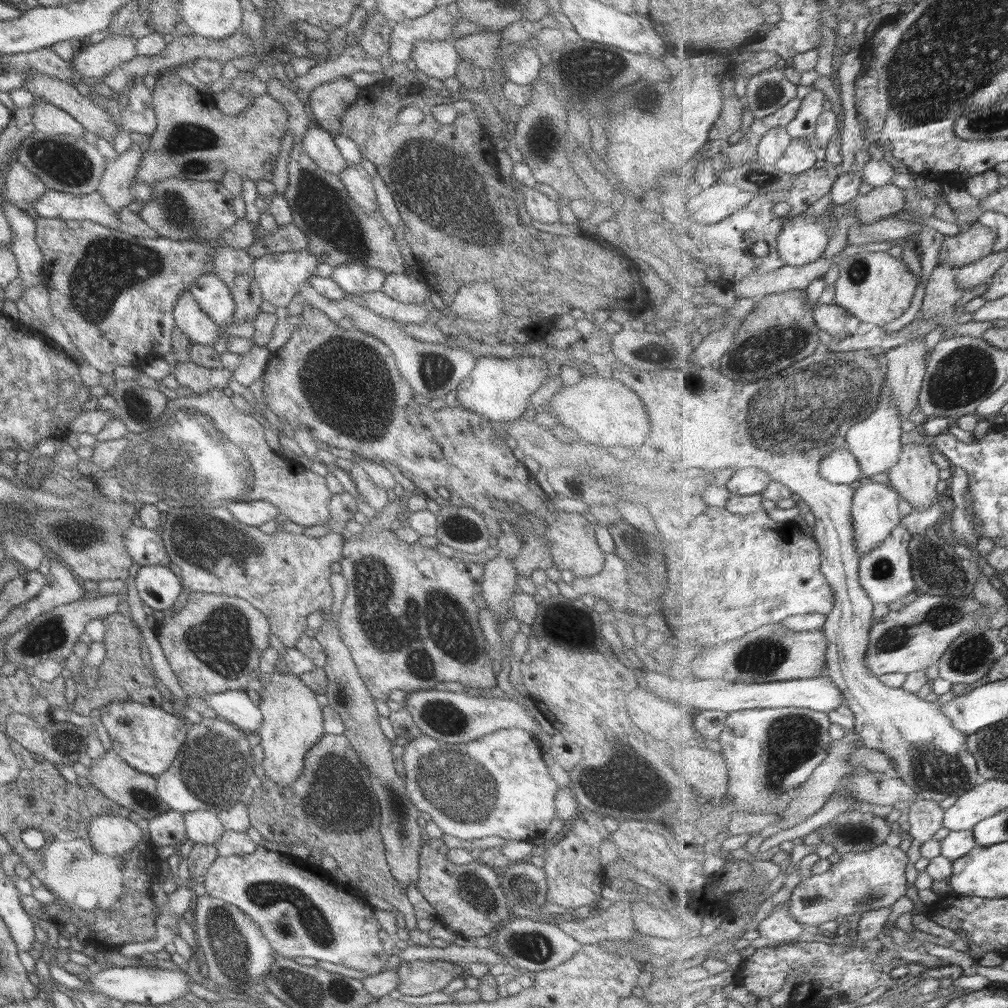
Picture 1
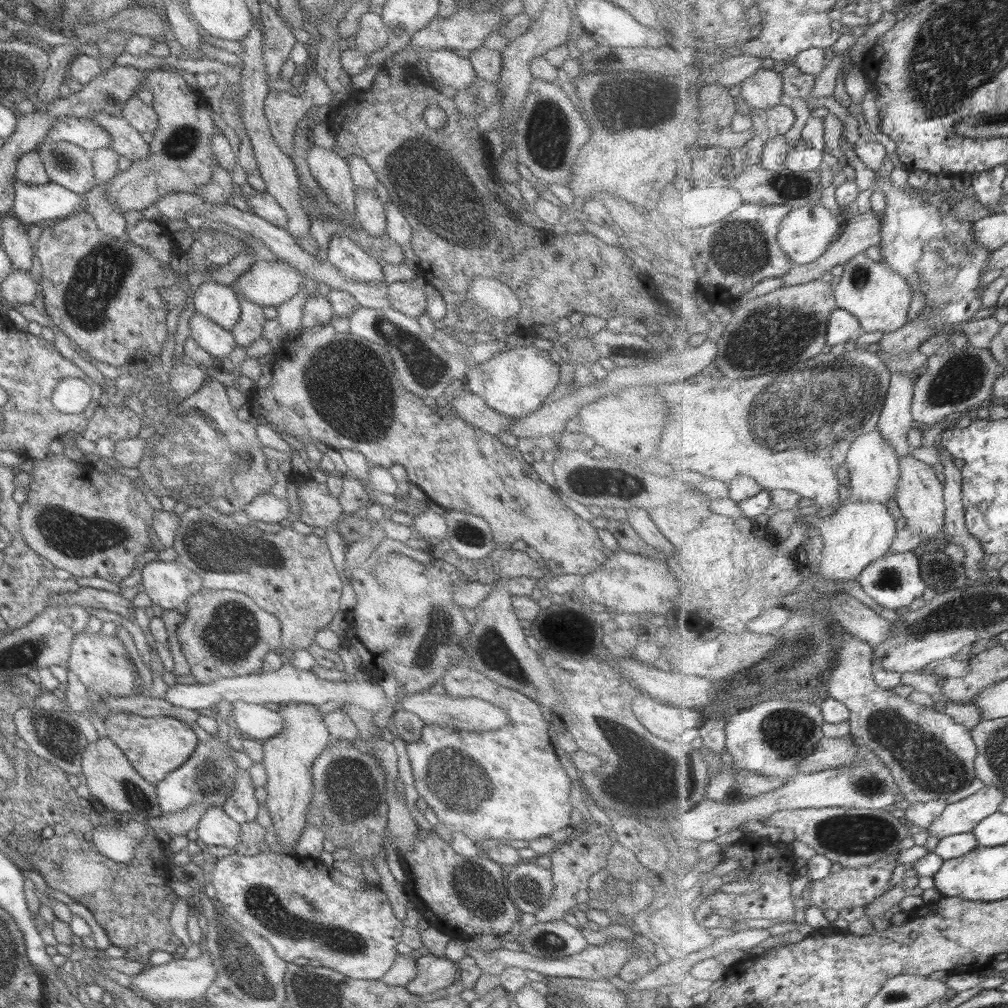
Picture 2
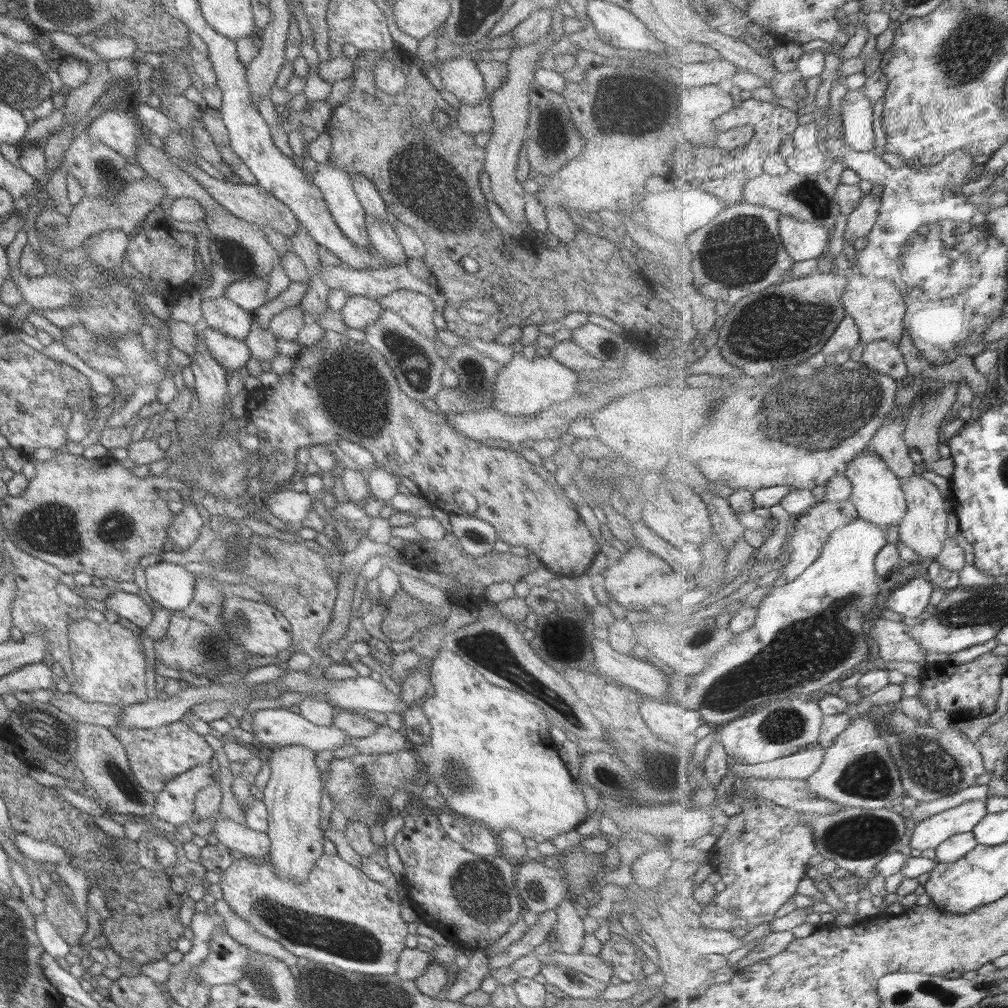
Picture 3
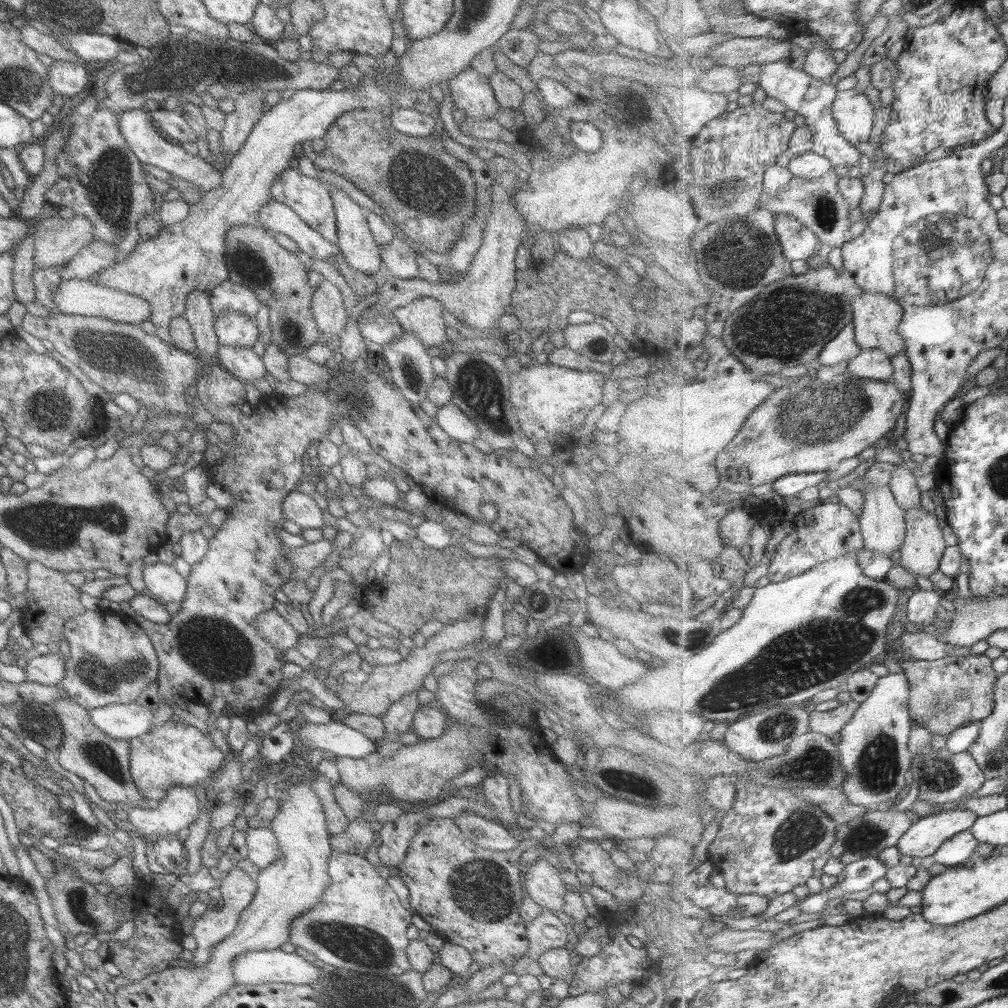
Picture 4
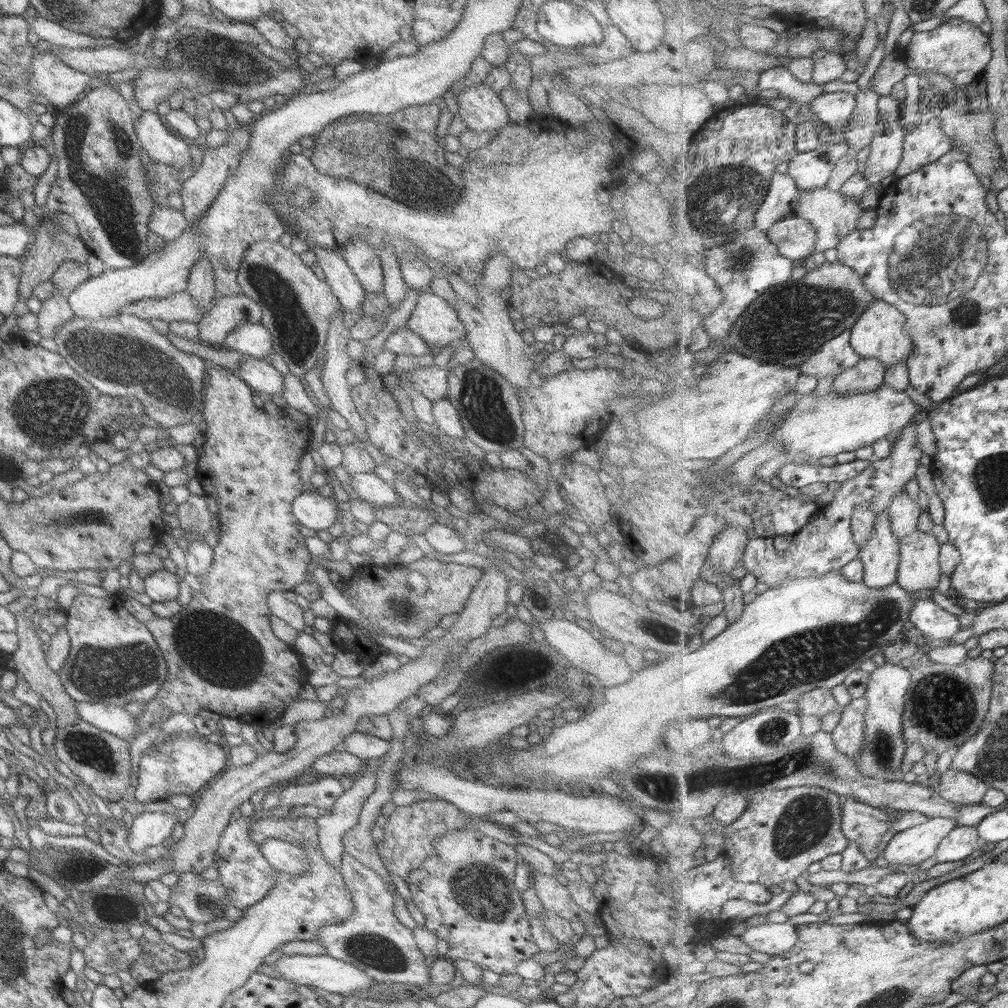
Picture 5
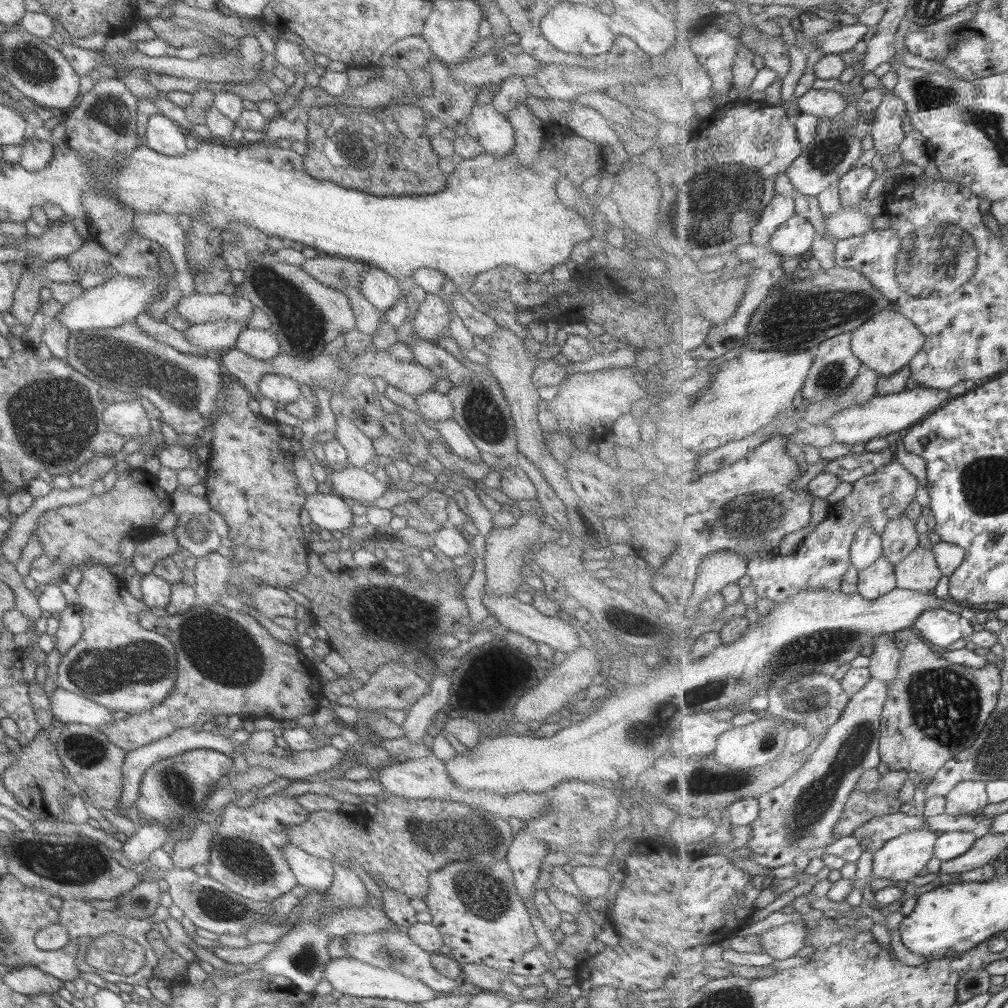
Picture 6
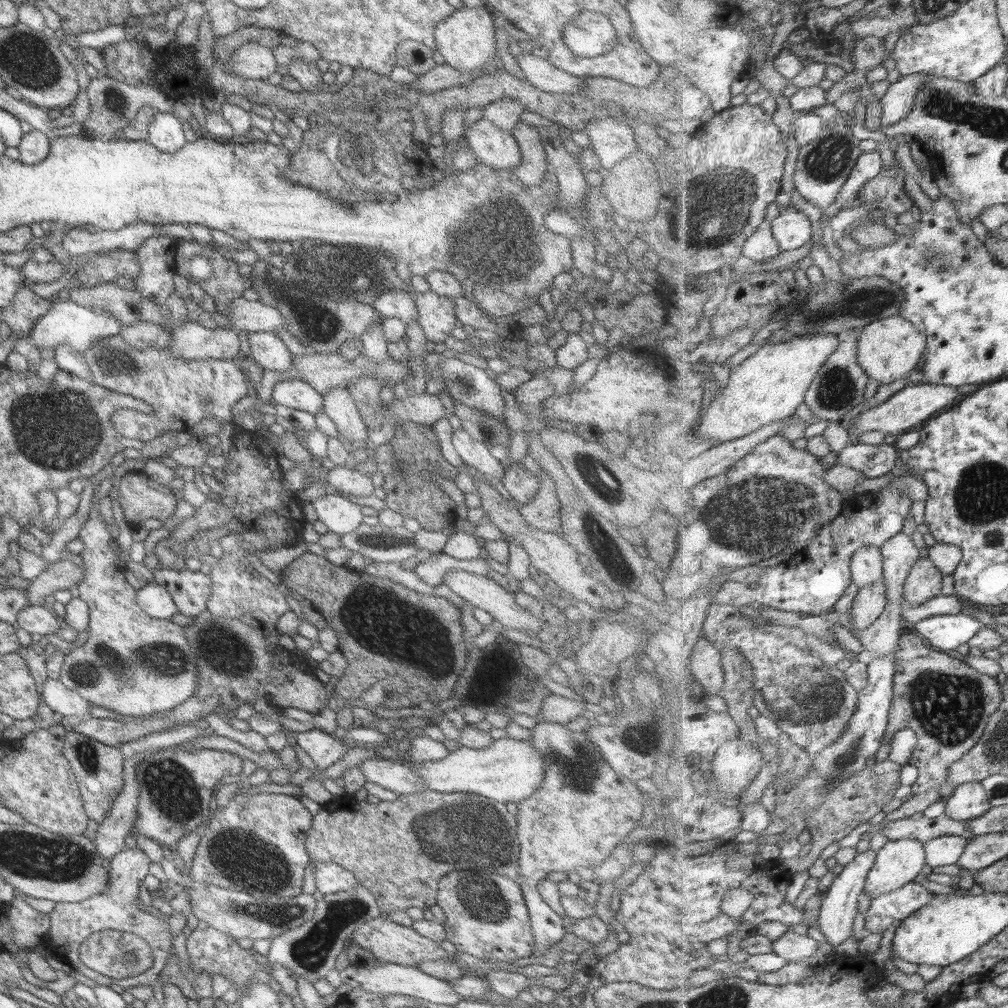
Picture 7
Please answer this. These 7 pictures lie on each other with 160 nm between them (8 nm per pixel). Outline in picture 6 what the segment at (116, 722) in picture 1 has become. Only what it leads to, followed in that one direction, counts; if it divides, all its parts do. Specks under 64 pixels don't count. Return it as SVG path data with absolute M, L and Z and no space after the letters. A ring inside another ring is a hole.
M201 748L157 760L144 770L138 785L139 799L134 807L140 822L159 825L169 833L180 825L185 813L202 812L217 780L229 773L231 766L232 760L227 755Z

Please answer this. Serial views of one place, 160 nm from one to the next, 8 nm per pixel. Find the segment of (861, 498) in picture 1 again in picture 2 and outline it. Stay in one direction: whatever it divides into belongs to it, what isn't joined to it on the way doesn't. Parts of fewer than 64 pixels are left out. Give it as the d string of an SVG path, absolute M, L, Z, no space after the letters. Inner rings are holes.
M850 500L843 503L832 515L819 517L818 515L807 516L807 522L817 528L822 537L822 554L818 563L818 574L820 578L838 581L858 581L860 574L876 560L883 558L893 546L897 538L897 519L891 515L889 508L880 502L861 502Z

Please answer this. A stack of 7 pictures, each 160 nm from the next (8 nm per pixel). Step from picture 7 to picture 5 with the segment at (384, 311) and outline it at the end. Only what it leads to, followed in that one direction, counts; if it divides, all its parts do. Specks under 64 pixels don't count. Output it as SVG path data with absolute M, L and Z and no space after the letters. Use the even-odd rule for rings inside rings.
M352 238L341 255L364 292L382 292L382 268L373 248L360 238Z

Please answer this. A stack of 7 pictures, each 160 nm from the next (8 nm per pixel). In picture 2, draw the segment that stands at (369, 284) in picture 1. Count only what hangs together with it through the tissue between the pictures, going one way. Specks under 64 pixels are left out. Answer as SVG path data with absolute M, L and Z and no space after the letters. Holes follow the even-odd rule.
M332 234L327 242L327 257L324 260L349 280L383 281L381 266L376 258L347 237Z

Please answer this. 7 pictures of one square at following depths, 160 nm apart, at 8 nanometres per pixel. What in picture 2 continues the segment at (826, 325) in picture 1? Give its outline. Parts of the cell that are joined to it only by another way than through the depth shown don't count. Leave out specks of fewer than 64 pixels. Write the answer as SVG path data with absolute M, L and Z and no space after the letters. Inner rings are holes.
M835 309L829 319L826 337L826 344L831 348L829 353L838 357L844 352L844 343L857 341L863 332L862 324L855 315L847 310Z

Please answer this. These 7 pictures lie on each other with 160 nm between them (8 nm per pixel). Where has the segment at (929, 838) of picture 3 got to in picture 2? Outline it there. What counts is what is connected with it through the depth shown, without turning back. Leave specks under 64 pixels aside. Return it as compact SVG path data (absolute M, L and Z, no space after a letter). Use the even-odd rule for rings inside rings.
M986 786L960 802L949 804L943 816L928 828L928 835L941 840L955 834L973 833L981 822L1000 812L1003 800L1005 793L1001 789Z

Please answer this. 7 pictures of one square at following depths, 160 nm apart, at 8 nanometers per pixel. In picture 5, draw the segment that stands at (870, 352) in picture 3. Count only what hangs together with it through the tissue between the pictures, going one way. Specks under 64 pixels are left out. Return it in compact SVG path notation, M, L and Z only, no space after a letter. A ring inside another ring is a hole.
M862 358L859 365L845 370L835 378L831 392L855 395L878 390L885 385L887 366L877 358Z

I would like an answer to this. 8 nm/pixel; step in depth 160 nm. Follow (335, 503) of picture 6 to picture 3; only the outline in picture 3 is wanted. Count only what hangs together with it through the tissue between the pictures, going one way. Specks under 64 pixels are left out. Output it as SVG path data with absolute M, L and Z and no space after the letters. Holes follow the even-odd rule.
M280 489L263 497L263 503L275 518L295 527L305 518L311 504L314 503L314 499L303 491Z

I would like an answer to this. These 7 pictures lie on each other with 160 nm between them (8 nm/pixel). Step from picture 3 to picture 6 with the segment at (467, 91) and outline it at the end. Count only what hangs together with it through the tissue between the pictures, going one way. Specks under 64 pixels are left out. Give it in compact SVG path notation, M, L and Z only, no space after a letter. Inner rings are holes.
M475 103L470 108L470 113L464 120L464 125L467 129L466 136L473 138L481 146L484 154L490 154L490 156L499 158L510 152L514 147L513 130L510 122L506 119L506 115L497 112L491 103L485 105Z

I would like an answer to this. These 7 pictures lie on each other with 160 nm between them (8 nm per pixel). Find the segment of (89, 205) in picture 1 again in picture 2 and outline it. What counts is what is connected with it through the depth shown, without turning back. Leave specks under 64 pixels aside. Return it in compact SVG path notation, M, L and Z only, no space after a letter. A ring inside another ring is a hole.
M15 180L11 216L29 227L60 220L78 212L83 205L81 195L47 182L32 185Z

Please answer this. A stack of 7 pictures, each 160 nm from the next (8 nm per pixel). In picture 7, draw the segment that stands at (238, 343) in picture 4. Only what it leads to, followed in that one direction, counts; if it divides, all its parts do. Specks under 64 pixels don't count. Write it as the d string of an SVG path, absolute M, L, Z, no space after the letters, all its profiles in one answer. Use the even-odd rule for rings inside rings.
M273 333L247 334L249 352L253 361L262 369L287 374L291 367L291 354L285 344Z

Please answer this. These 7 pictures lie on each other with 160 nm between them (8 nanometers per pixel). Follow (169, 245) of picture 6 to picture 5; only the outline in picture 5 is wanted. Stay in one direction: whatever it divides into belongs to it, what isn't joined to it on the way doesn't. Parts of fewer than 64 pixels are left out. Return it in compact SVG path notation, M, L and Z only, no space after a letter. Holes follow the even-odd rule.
M166 205L155 206L146 222L147 230L164 242L176 240L186 225L182 211Z

